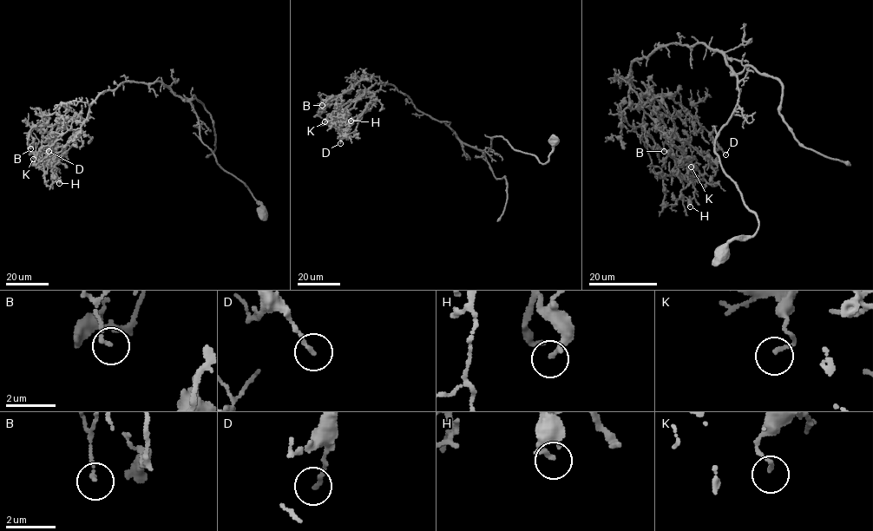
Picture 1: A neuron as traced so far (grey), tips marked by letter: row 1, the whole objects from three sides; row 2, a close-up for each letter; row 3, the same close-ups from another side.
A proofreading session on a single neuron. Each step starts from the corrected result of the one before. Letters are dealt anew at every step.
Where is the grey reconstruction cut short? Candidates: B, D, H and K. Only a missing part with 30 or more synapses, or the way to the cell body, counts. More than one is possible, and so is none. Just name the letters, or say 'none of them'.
none of them

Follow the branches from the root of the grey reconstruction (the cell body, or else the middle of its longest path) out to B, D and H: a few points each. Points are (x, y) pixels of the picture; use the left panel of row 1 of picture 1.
B: (262, 213), (201, 140), (191, 104), (160, 81), (124, 81), (89, 106), (61, 103), (31, 129), (30, 148)
D: (262, 213), (201, 140), (191, 104), (160, 81), (103, 91), (82, 122), (75, 114), (59, 124), (49, 151)
H: (262, 213), (201, 140), (191, 104), (160, 81), (124, 81), (97, 97), (51, 160), (59, 183)

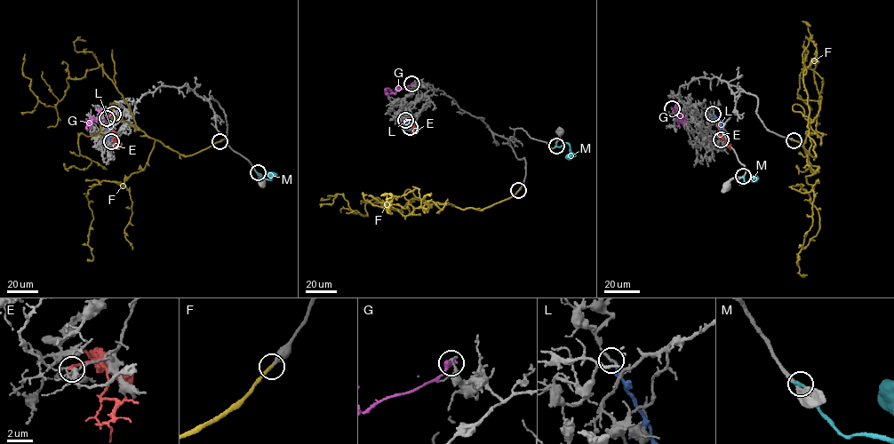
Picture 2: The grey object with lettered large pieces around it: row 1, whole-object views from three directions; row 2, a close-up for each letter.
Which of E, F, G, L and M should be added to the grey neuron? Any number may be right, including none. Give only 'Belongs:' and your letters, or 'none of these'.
Belongs: F

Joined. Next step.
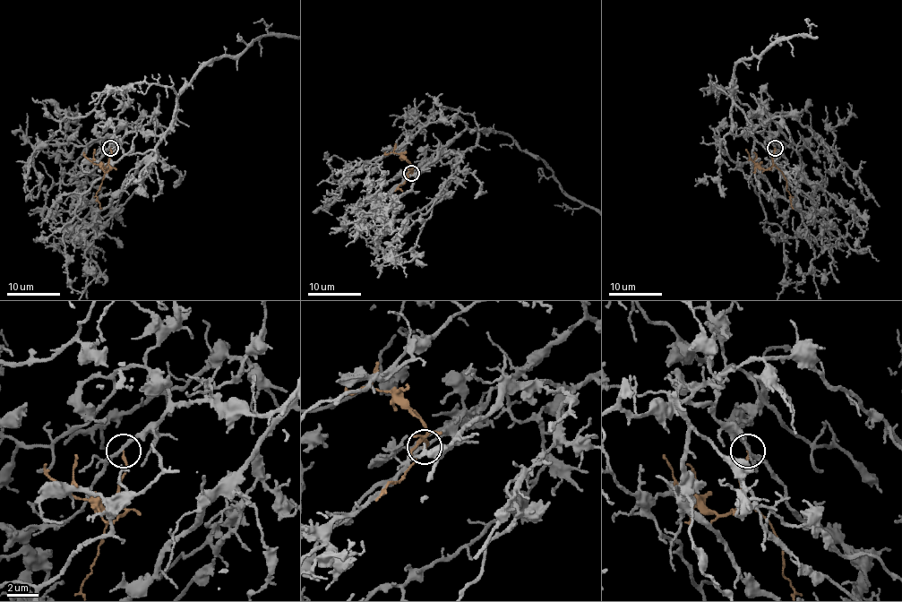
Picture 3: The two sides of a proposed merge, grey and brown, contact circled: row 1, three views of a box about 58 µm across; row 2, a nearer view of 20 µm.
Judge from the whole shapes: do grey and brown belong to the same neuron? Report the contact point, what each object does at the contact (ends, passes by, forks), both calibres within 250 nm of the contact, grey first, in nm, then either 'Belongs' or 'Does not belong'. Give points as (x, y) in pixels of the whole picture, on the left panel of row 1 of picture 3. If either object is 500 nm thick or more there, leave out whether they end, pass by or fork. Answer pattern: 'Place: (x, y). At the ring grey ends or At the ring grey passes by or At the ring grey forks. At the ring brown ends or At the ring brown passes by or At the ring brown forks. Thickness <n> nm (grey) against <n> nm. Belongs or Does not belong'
Place: (110, 148). At the ring grey passes by. At the ring brown ends. Thickness 220 nm (grey) against 170 nm. Does not belong

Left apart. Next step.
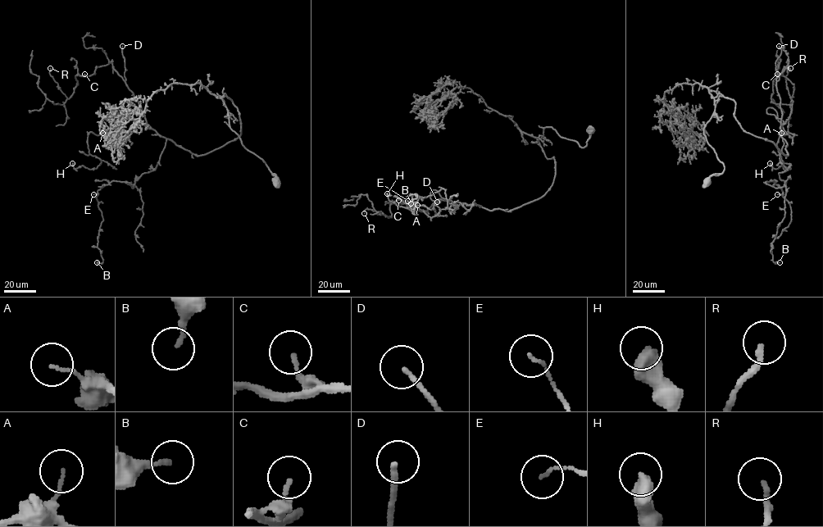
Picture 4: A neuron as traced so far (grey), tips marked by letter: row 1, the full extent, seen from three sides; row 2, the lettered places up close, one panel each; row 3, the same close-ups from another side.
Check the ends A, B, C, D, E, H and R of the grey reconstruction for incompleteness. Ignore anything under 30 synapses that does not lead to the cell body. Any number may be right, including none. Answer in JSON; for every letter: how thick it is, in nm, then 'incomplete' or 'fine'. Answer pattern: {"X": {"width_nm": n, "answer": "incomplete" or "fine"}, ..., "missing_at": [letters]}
{"A": {"width_nm": 100, "answer": "fine"}, "B": {"width_nm": 170, "answer": "fine"}, "C": {"width_nm": 160, "answer": "fine"}, "D": {"width_nm": 180, "answer": "incomplete"}, "E": {"width_nm": 80, "answer": "fine"}, "H": {"width_nm": 550, "answer": "fine"}, "R": {"width_nm": 180, "answer": "fine"}, "missing_at": ["D"]}

